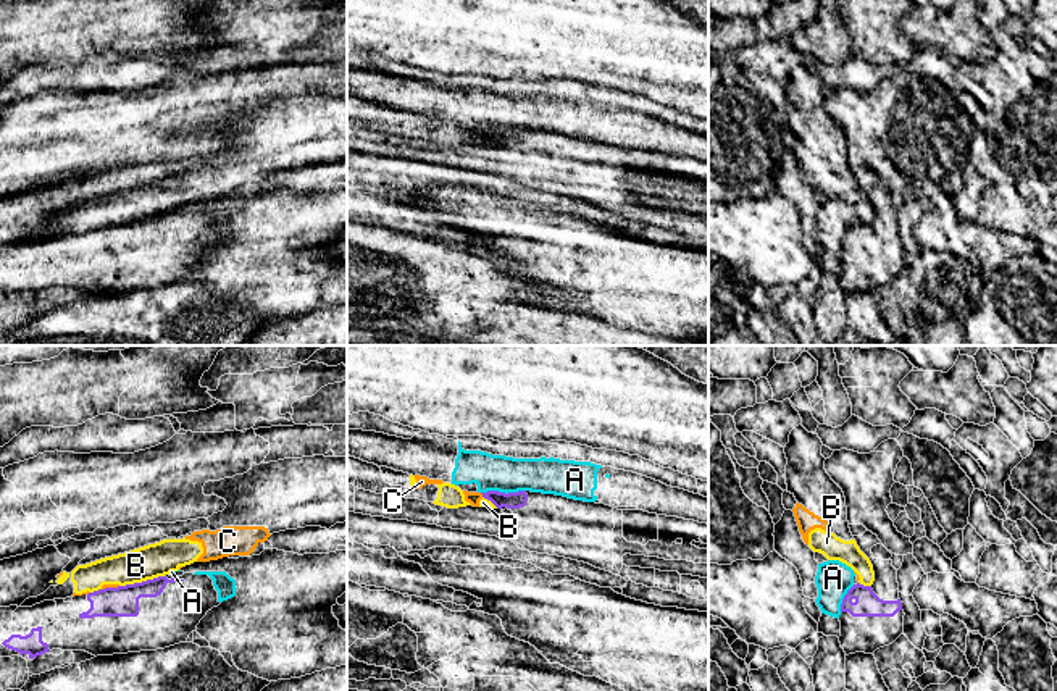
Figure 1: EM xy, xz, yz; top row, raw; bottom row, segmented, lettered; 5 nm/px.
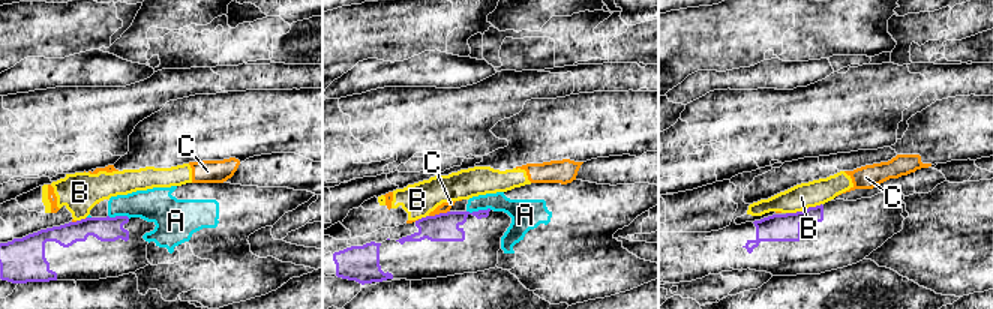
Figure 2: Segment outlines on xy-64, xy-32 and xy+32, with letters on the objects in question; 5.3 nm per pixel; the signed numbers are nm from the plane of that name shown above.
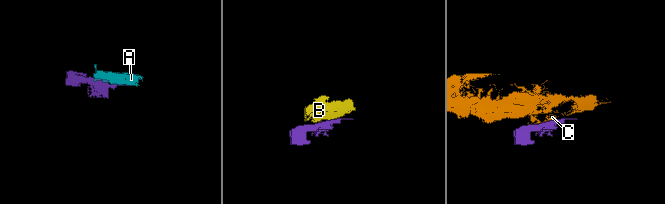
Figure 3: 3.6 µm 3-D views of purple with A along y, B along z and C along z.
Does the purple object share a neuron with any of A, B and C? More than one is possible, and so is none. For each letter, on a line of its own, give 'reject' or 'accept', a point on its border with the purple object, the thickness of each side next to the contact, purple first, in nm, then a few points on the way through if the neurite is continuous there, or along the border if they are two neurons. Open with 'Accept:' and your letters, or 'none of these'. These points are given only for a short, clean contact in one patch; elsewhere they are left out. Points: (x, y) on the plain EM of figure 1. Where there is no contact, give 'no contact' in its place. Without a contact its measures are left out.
Accept: none of these
A: reject | xz (502, 131) | 80/180 nm
B: reject | xy (142, 220) | 160/170 nm | along xy (163, 213), (120, 225)
C: reject | xz (481, 131) | 80/60 nm | along xz (480, 131), (483, 134)

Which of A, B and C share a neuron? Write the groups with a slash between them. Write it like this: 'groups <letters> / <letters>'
groups A / B C

